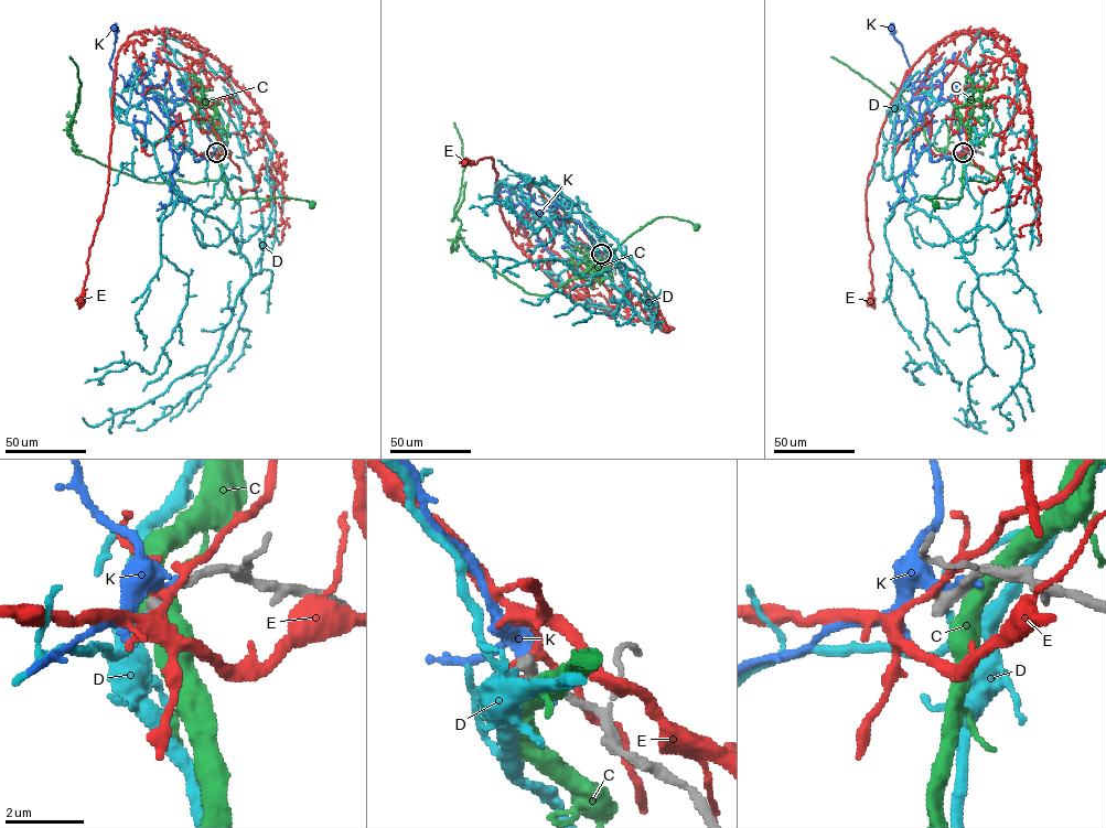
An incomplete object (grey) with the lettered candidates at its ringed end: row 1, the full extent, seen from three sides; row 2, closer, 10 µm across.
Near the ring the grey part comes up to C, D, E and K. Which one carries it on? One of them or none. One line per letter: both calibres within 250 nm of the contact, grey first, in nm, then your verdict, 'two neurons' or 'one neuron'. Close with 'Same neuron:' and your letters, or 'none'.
C: 440 nm thick on the grey side, 550 nm on the other; two neurons
D: 400 nm thick on the grey side, 160 nm on the other; two neurons
E: 400 nm thick on the grey side, 180 nm on the other; two neurons
K: 440 nm thick on the grey side, 300 nm on the other; two neurons
Same neuron: none

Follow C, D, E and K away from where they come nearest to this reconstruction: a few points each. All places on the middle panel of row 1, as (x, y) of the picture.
C: (601, 256), (610, 254), (632, 234), (662, 216), (688, 221), (696, 227)
D: (600, 255), (604, 267), (578, 258), (498, 183), (546, 183), (634, 269), (582, 276), (466, 246)
E: (601, 254), (611, 258), (591, 257), (597, 276), (642, 320), (555, 283), (513, 240), (492, 158), (465, 161)
K: (601, 255), (580, 224), (555, 204), (527, 204), (505, 191), (497, 192), (495, 203), (498, 182)

